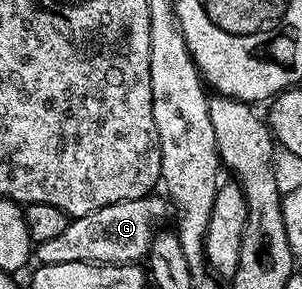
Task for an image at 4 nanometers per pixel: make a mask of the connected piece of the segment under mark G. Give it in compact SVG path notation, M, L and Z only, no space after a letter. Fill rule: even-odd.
M149 194L142 198L134 198L126 202L114 202L110 206L102 206L102 210L94 210L85 216L69 219L66 230L58 234L58 238L49 238L47 242L36 244L34 256L40 264L57 264L58 262L90 262L91 264L135 264L147 257L152 246L154 229L168 216L170 204L163 195Z

